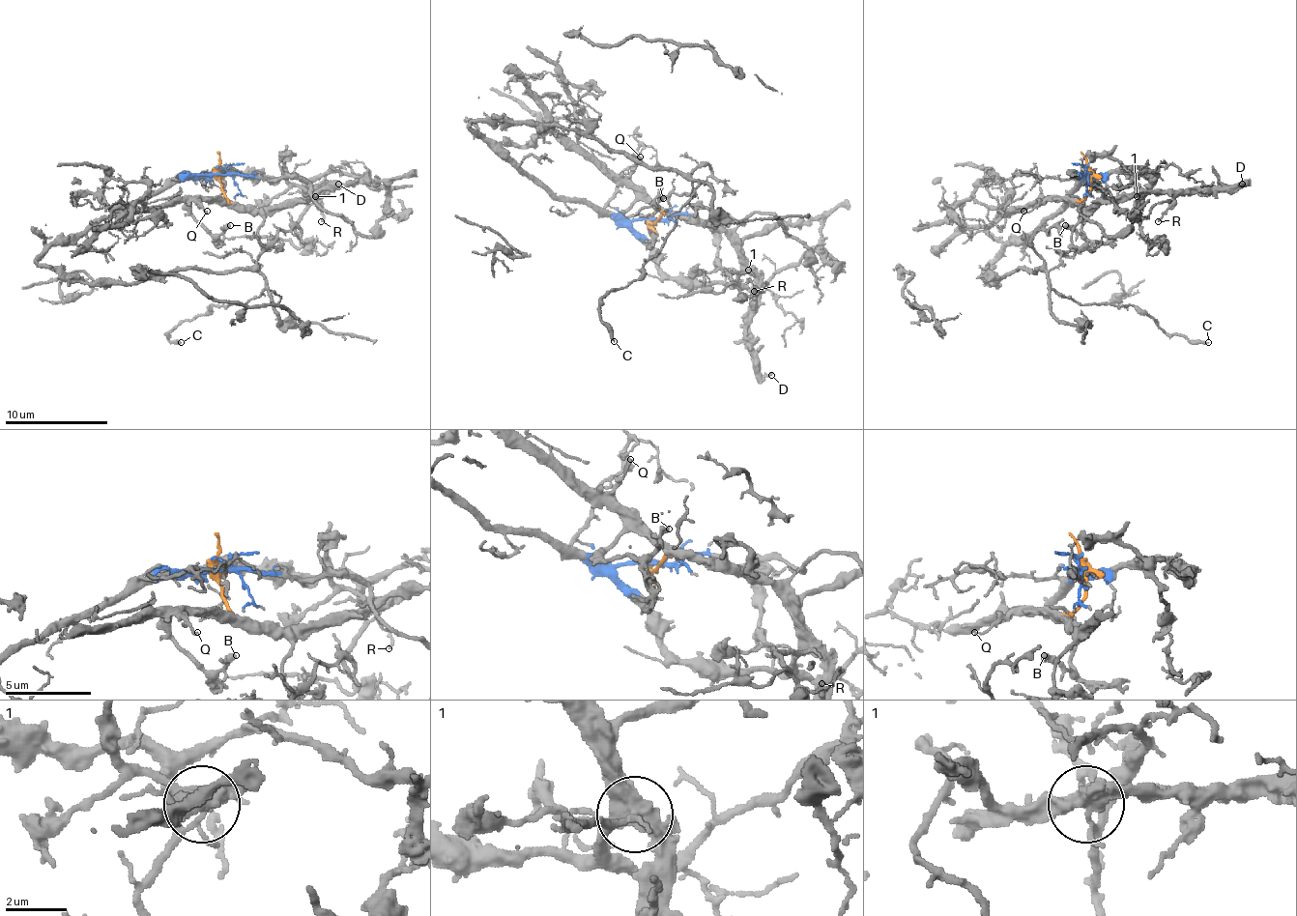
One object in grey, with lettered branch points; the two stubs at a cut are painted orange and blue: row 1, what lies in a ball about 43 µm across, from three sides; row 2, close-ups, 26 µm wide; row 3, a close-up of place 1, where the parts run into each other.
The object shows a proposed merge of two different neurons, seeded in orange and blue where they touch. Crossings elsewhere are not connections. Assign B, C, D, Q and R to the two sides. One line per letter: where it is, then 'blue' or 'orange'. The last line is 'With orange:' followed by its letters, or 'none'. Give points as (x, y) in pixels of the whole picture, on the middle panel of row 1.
B: at (663, 198); orange
C: at (614, 341); blue
D: at (771, 375); orange
Q: at (640, 157); orange
R: at (754, 291); orange
With orange: B, D, Q, R

